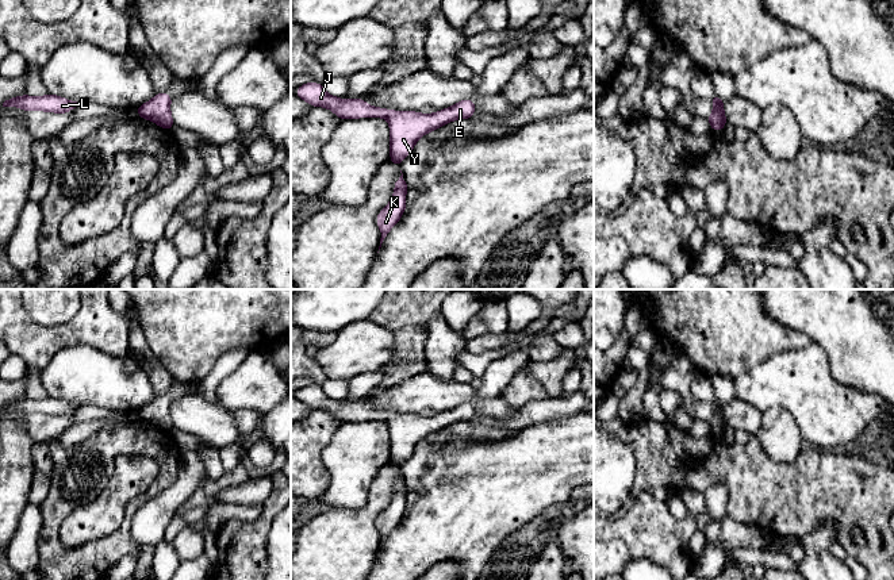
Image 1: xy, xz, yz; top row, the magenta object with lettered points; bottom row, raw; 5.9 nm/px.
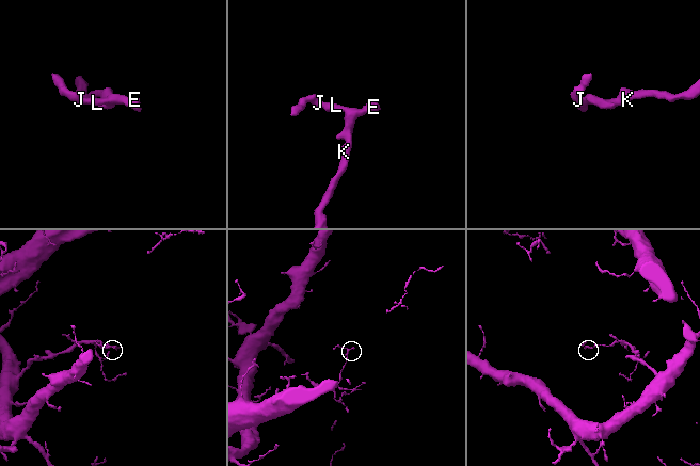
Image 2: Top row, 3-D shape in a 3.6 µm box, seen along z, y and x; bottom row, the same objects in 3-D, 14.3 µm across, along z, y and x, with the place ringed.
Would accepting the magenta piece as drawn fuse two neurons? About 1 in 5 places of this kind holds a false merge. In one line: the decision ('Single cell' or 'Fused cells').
Single cell

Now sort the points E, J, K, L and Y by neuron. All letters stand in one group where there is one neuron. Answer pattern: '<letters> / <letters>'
E J K L Y

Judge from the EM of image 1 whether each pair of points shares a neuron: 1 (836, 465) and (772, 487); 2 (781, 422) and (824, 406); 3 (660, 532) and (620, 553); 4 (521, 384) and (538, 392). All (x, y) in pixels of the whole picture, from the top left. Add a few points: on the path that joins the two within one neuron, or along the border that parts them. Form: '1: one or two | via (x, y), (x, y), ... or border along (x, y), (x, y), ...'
1: one | via (820, 481), (816, 486), (789, 486)
2: two | border along (763, 411), (783, 406), (794, 418), (805, 442)
3: two | border along (607, 540), (620, 540), (630, 556)
4: one | via (525, 388), (534, 391)

